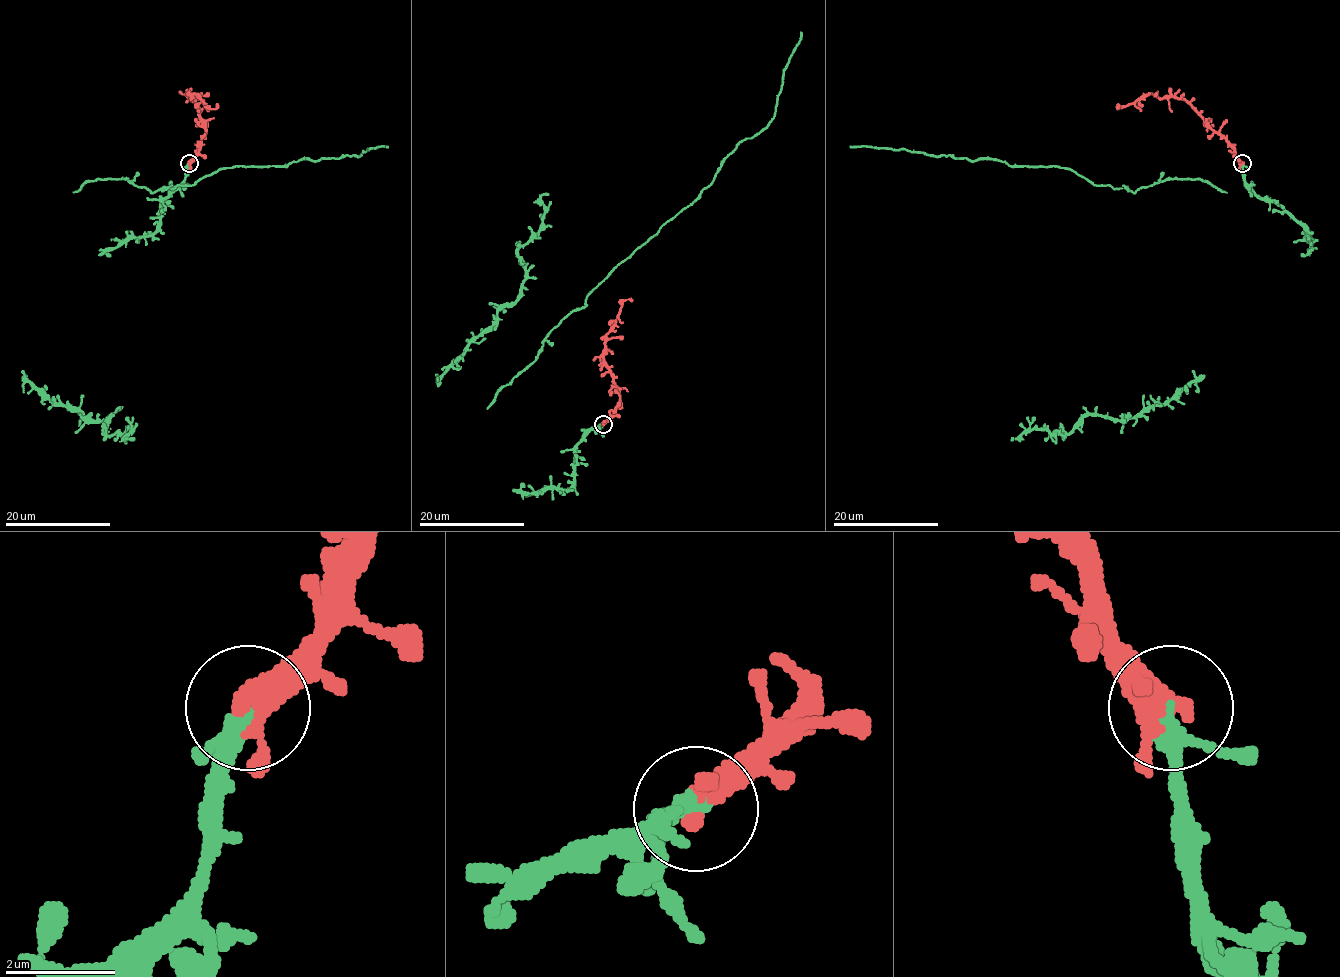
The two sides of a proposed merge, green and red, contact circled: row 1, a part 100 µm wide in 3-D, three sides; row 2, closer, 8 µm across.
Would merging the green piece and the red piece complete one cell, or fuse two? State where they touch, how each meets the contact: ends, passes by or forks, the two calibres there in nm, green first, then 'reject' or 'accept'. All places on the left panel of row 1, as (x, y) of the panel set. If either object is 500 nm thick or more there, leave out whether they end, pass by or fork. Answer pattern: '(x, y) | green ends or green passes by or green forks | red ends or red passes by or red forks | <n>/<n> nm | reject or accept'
(189, 163) | green passes by | red passes by | 240/380 nm | accept

